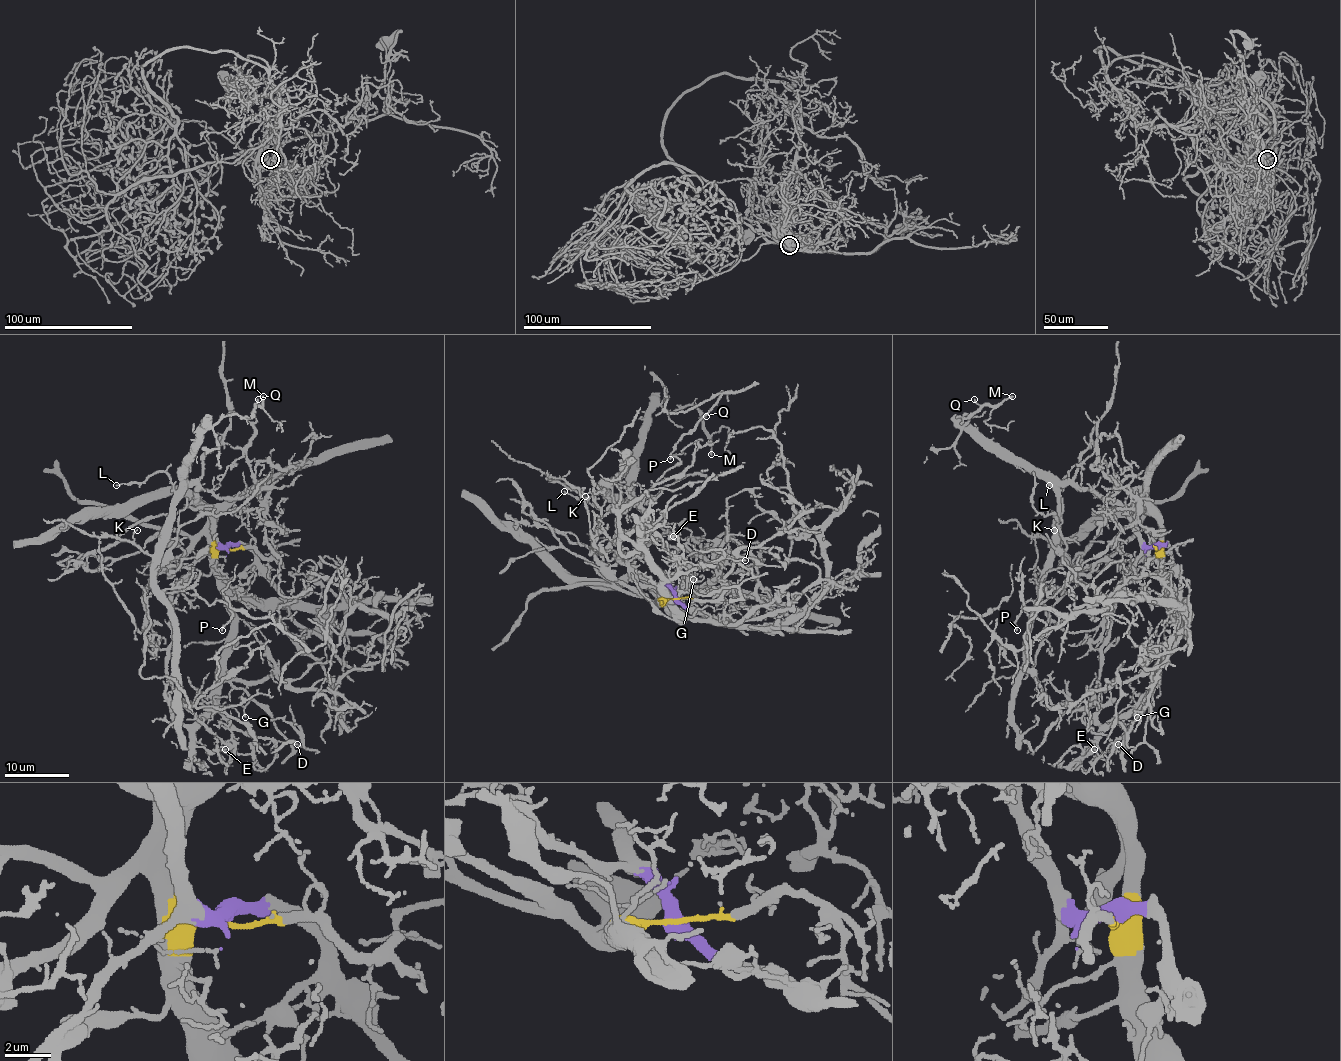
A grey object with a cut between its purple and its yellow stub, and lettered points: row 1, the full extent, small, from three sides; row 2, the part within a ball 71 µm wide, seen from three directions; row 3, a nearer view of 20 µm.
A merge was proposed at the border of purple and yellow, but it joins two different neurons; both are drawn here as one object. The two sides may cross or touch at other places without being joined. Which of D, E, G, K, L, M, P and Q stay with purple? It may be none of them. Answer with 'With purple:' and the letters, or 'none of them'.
With purple: K, L, M, Q

